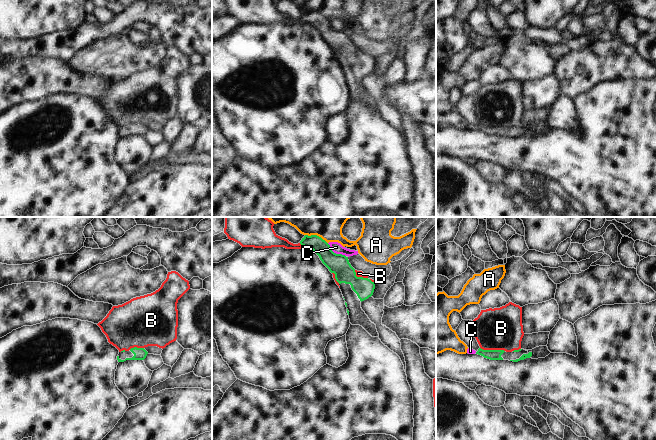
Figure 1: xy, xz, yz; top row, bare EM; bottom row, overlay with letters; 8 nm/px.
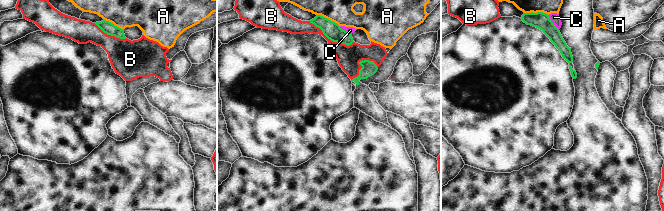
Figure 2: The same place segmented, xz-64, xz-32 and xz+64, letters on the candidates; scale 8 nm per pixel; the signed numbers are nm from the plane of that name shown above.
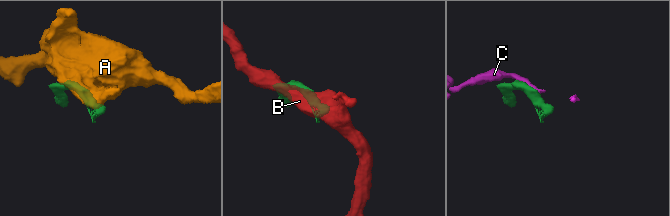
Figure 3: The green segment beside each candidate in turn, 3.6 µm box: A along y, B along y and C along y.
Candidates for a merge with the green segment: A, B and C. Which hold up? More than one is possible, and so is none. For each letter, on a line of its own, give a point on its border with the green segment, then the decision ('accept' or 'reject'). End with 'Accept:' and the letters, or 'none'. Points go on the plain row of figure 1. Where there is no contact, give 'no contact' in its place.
A: xz (316, 11) | reject
B: yz (492, 126) | reject
C: xz (335, 29) | reject
Accept: none

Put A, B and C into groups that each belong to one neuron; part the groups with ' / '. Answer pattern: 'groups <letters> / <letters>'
groups A / B / C

